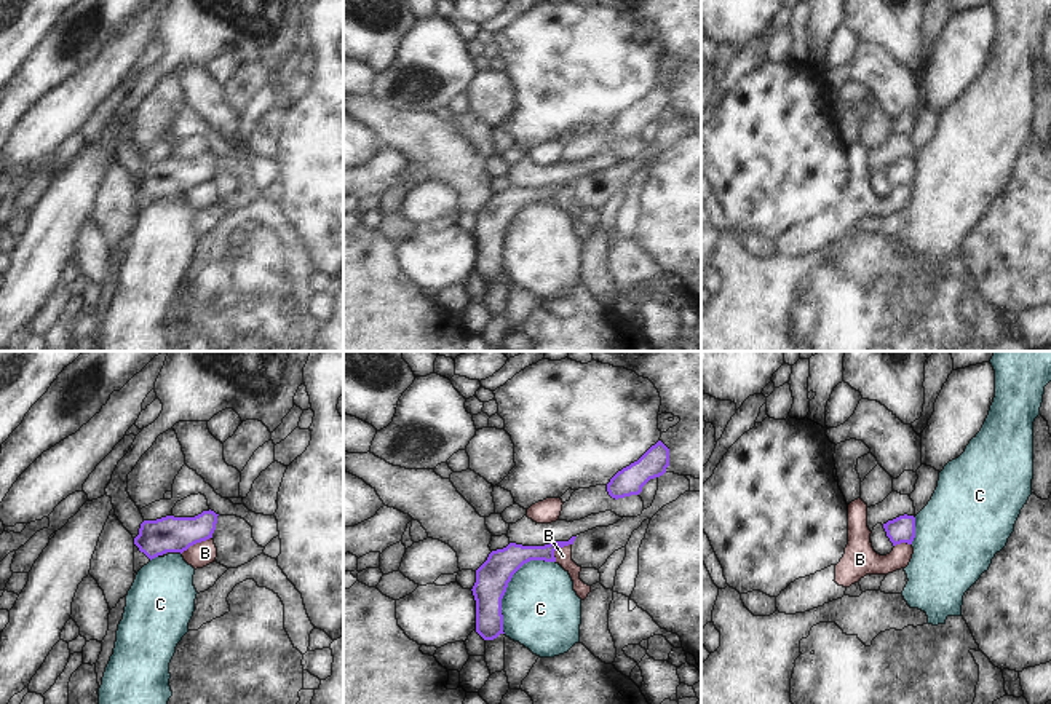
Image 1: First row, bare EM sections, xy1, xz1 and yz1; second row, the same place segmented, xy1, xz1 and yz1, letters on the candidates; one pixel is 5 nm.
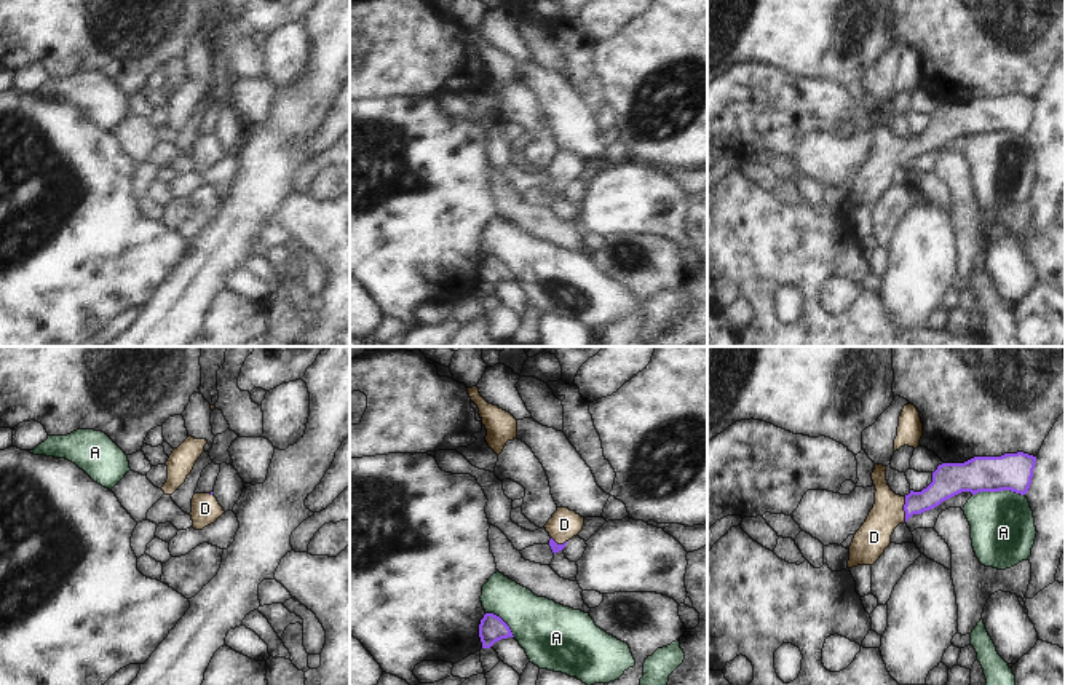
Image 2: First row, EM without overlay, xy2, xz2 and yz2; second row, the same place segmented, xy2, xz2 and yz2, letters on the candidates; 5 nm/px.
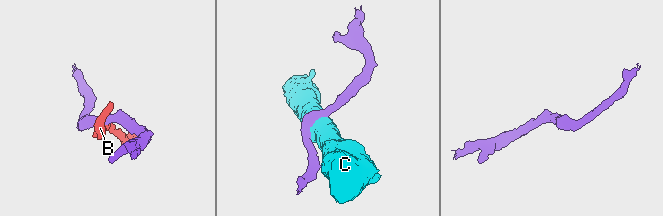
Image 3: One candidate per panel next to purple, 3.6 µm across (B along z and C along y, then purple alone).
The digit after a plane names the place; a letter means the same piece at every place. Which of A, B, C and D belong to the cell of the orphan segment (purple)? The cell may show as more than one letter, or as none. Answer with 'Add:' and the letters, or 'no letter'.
Add: D

